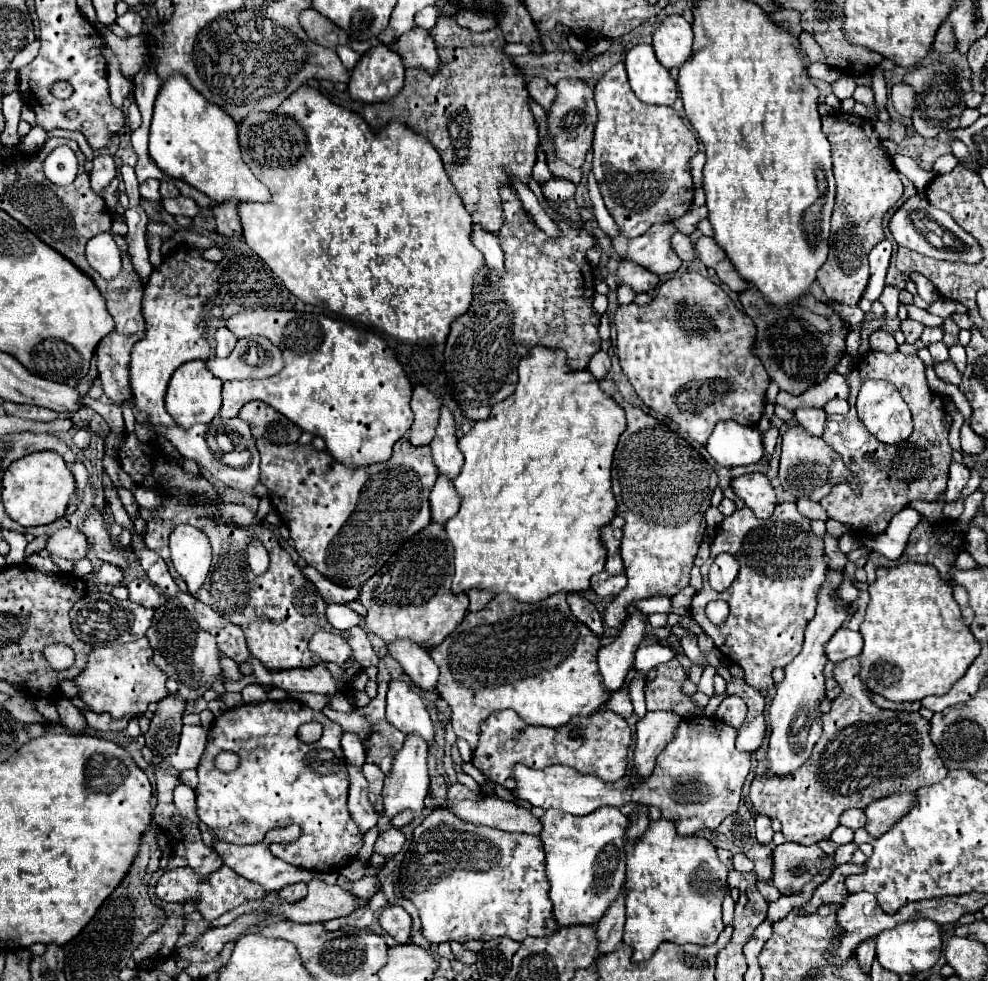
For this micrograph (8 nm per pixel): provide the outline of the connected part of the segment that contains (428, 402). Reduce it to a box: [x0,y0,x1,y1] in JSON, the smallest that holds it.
[408,386,442,446]

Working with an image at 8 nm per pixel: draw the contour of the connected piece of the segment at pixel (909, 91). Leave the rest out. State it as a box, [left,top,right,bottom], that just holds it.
[890,82,916,116]

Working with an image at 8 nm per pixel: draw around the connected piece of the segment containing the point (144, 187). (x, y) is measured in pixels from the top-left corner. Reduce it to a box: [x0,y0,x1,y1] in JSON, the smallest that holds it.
[140,180,160,200]

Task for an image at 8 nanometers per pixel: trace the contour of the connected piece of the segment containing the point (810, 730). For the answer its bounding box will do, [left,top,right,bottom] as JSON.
[768,570,846,776]

